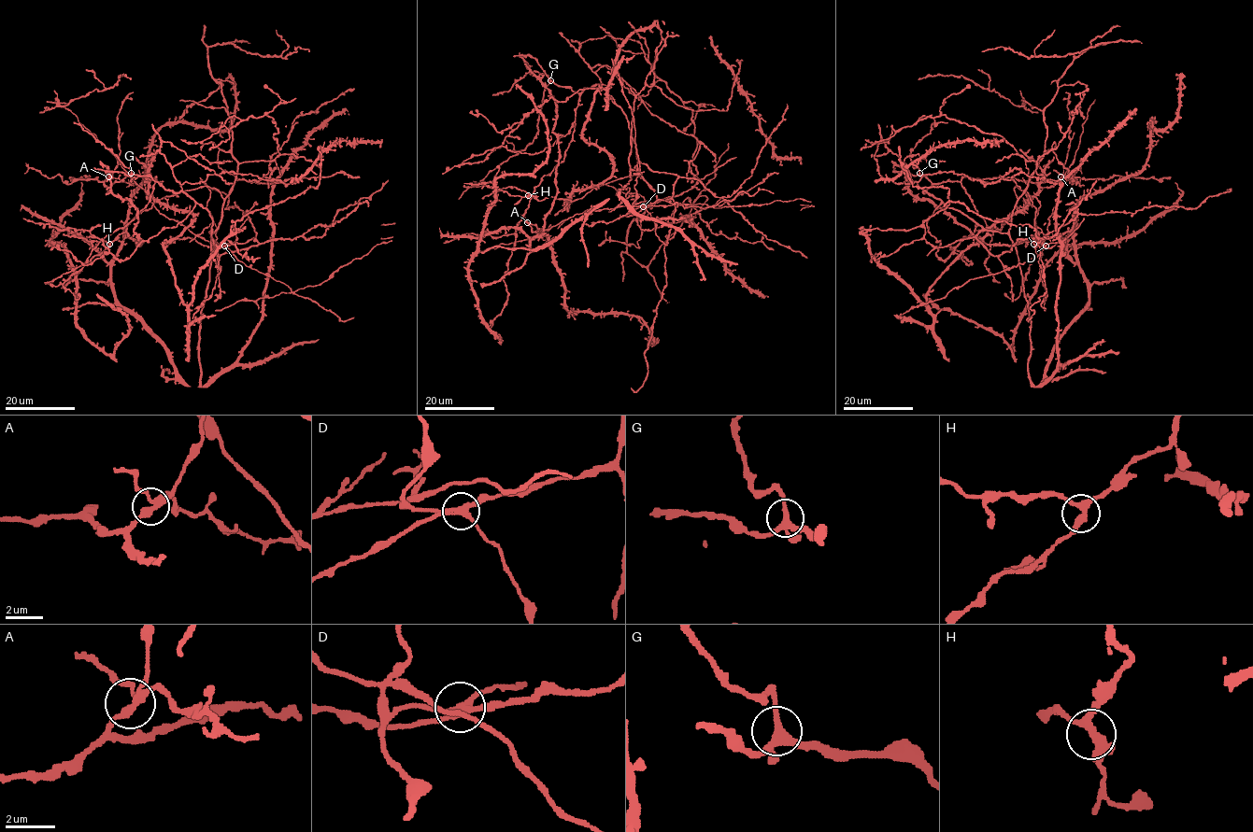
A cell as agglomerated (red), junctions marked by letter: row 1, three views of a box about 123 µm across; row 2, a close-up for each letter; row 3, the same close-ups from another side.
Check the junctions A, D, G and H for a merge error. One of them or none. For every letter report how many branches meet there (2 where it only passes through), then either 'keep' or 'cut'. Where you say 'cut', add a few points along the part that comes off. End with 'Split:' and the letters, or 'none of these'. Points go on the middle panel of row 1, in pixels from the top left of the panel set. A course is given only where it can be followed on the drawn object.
A: branches 4; keep
D: branches 4; cut
G: branches 4; keep
H: branches 3; keep
Split: D

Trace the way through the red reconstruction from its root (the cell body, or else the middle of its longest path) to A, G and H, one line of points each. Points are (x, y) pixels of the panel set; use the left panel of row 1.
A: (195, 202), (181, 190), (166, 190), (155, 176), (125, 176), (106, 187), (104, 181), (108, 176)
G: (195, 202), (181, 190), (166, 190), (150, 176), (131, 173)
H: (195, 202), (208, 212), (213, 232), (223, 198), (215, 189), (202, 186), (165, 196), (141, 210), (109, 244)

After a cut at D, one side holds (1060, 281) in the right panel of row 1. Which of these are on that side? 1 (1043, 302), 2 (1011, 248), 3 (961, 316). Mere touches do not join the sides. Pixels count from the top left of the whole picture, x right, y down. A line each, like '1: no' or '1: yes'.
1: no
2: yes
3: yes

